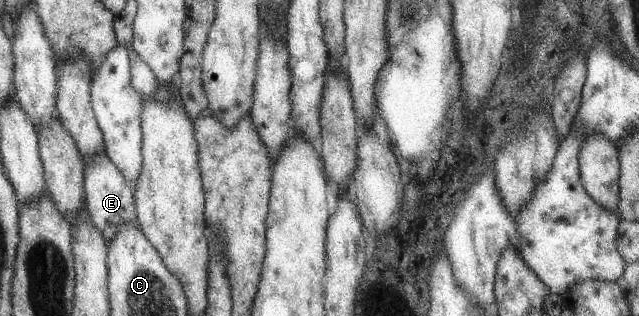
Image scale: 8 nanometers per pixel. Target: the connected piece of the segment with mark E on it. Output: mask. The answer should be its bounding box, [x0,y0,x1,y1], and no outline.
[82,153,135,242]

